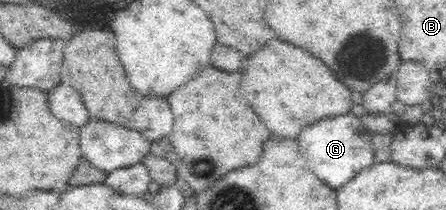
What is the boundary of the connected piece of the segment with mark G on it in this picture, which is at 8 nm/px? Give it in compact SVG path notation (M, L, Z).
M351 112L328 116L302 128L298 134L300 154L306 158L308 168L328 186L338 188L354 178L363 168L375 162L375 150L372 147L373 133L361 118Z

